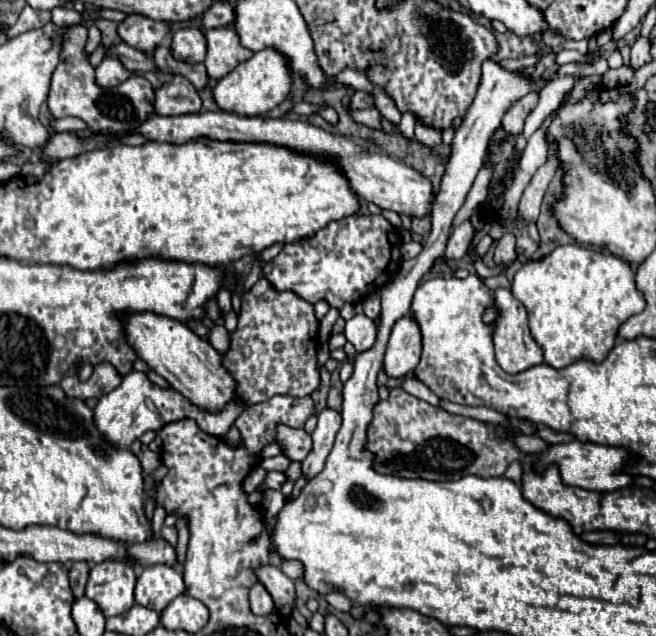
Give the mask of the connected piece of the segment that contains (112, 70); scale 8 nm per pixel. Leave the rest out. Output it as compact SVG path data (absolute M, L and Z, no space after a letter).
M104 58L102 64L96 68L96 84L102 88L118 86L128 76L130 76L130 72L116 58Z

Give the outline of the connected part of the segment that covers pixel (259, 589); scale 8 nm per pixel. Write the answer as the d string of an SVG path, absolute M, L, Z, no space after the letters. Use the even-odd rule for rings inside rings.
M260 582L254 584L250 590L250 606L252 606L252 612L260 614L260 616L268 616L274 612L272 596L268 594L268 590Z

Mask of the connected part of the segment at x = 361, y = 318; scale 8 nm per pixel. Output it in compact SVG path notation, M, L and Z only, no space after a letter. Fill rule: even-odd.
M356 314L346 322L344 336L348 342L354 344L358 352L366 352L374 346L376 342L376 322L370 320L366 314Z

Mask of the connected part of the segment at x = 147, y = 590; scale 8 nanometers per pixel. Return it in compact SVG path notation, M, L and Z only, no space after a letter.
M146 566L138 576L134 598L140 606L162 612L176 596L184 592L186 586L180 570L172 566Z

